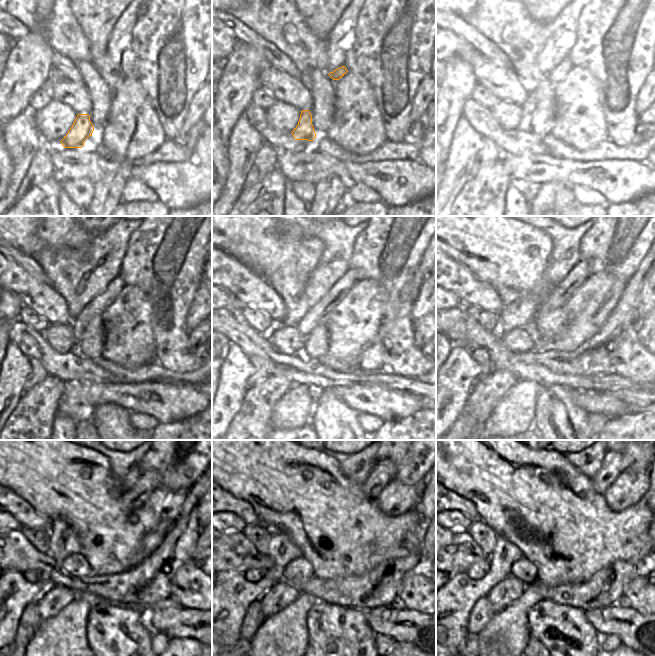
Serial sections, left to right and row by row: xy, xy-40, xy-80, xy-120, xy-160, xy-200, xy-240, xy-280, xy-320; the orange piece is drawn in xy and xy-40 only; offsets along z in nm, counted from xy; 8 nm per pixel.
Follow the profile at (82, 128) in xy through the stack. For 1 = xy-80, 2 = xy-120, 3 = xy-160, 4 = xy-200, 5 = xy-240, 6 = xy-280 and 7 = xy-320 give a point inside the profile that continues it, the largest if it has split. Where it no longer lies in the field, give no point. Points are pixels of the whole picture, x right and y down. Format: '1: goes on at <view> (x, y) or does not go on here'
1: goes on at xy-80 (530, 103)
2: goes on at xy-120 (97, 307)
3: goes on at xy-160 (316, 314)
4: goes on at xy-200 (560, 294)
5: goes on at xy-240 (132, 498)
6: goes on at xy-280 (384, 471)
7: goes on at xy-320 (614, 463)

